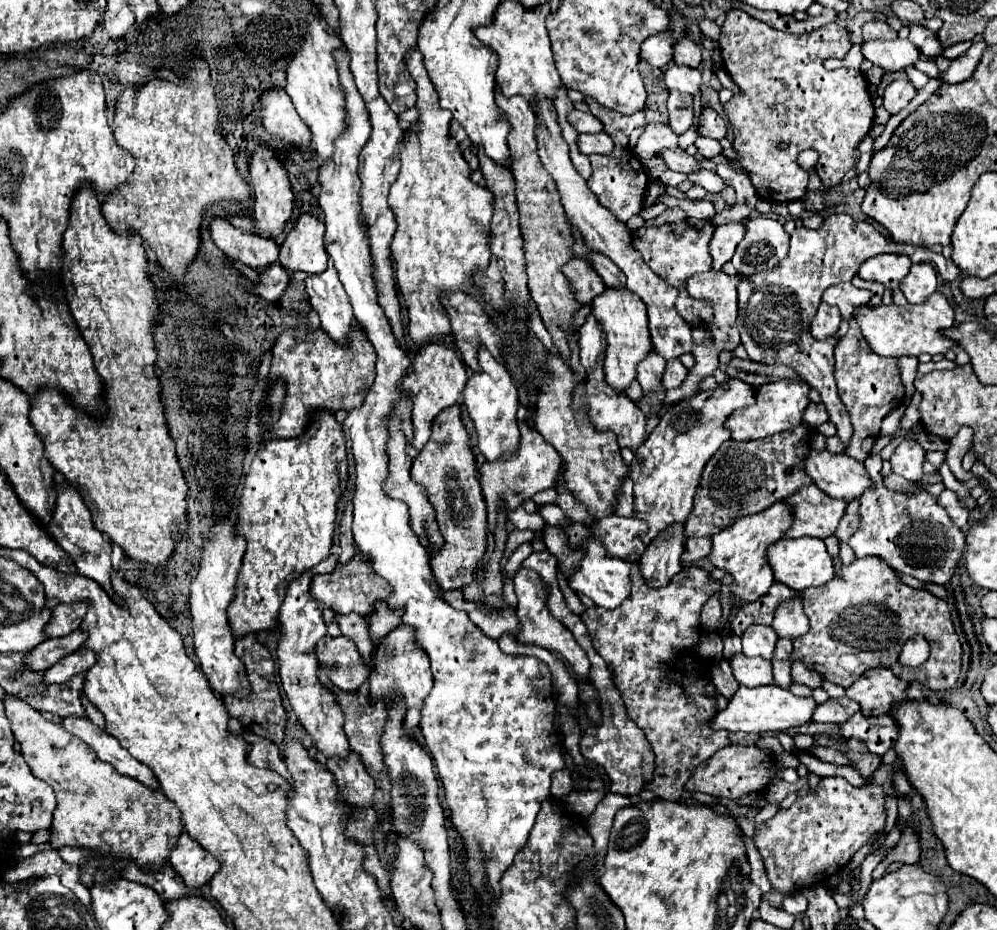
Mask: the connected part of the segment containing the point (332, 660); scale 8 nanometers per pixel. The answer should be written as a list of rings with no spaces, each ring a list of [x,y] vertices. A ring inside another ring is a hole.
[[[343,635],[325,637],[317,645],[317,659],[323,671],[327,671],[331,683],[335,683],[341,691],[357,691],[371,673],[357,653],[355,643]]]

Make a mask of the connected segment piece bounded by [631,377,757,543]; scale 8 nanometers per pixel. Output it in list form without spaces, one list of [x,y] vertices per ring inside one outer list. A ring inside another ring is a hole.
[[[729,377],[711,391],[701,391],[689,399],[679,401],[661,415],[659,425],[635,451],[631,461],[631,479],[635,483],[635,517],[645,519],[649,531],[643,533],[643,541],[655,539],[669,523],[685,523],[693,507],[693,497],[699,485],[699,475],[707,465],[707,459],[731,439],[725,421],[737,407],[755,403],[755,385],[749,385],[737,377]]]

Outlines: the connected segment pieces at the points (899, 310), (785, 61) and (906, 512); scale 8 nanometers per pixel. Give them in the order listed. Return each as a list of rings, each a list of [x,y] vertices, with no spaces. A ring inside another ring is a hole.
[[[933,293],[923,305],[907,305],[907,307],[861,305],[855,309],[855,317],[859,321],[863,337],[869,341],[871,349],[881,357],[905,357],[905,355],[919,357],[921,353],[937,355],[947,353],[949,349],[955,347],[955,343],[951,343],[951,339],[947,339],[941,333],[945,327],[953,327],[955,323],[955,309],[943,293]]]
[[[731,9],[725,15],[719,45],[723,51],[723,65],[731,75],[731,79],[735,81],[735,85],[739,87],[739,93],[729,103],[725,103],[725,115],[735,135],[733,149],[739,151],[739,157],[735,161],[743,165],[761,199],[775,201],[775,203],[801,199],[811,211],[823,209],[823,193],[829,187],[835,187],[843,179],[843,175],[855,167],[859,159],[857,145],[869,133],[873,123],[873,103],[871,103],[863,73],[847,67],[839,67],[833,71],[827,71],[823,67],[823,61],[827,57],[847,55],[847,51],[851,49],[847,31],[837,23],[827,23],[811,33],[793,35],[793,33],[773,29],[767,23],[751,17],[741,9]],[[781,143],[785,143],[785,149],[779,147]],[[805,149],[815,149],[819,153],[815,173],[823,181],[823,191],[807,189],[807,181],[811,173],[801,169],[797,163],[799,151],[805,151]]]
[[[869,455],[865,459],[865,469],[871,475],[875,487],[861,495],[861,527],[853,533],[847,545],[853,549],[855,557],[877,555],[885,559],[895,571],[917,577],[921,581],[947,585],[957,573],[963,557],[965,533],[955,527],[951,517],[939,507],[937,497],[927,491],[917,495],[893,493],[885,489],[883,475],[879,471],[881,455]]]

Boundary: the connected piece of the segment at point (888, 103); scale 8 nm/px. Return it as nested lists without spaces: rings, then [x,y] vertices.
[[[895,79],[893,83],[889,83],[885,87],[885,93],[883,93],[883,107],[891,113],[891,115],[897,115],[899,111],[903,111],[909,101],[915,97],[915,89],[911,85],[911,81],[905,81],[905,79]]]

